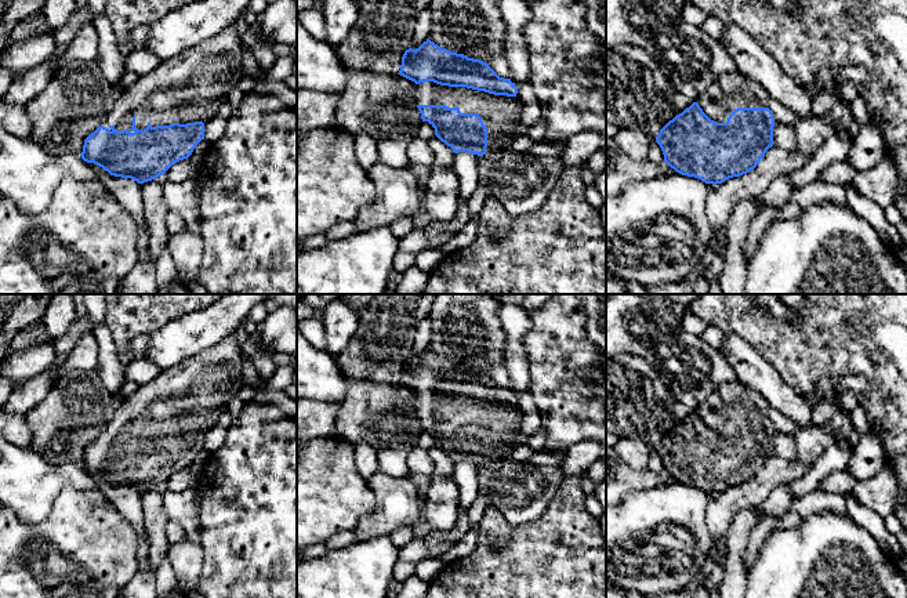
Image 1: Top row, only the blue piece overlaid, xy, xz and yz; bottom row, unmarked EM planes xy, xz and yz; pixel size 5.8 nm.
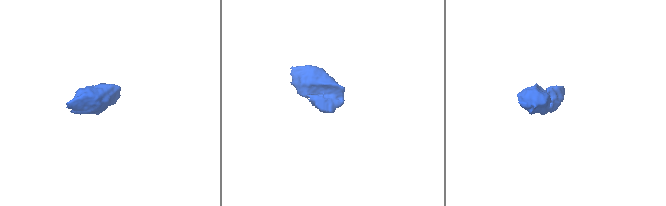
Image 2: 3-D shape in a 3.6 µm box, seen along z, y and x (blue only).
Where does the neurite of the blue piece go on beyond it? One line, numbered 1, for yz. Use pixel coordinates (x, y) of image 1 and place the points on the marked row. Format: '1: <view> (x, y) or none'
1: yz (733, 90)

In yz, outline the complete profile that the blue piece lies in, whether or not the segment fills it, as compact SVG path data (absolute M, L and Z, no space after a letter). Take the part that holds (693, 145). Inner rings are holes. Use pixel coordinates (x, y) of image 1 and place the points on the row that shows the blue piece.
M739 70L723 73L659 133L664 162L705 184L722 184L757 167L773 146L768 91Z

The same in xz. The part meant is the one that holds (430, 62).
M427 39L418 48L404 51L398 75L416 83L414 101L422 122L428 122L435 128L435 135L454 153L490 155L514 138L518 117L523 112L523 105L516 98L518 87L511 79L500 77L486 62L451 52Z

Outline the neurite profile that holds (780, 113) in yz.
M770 99L768 108L772 110L774 122L795 127L799 122L806 120L784 108L779 101Z

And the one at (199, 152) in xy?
M202 139L196 148L193 149L192 155L188 157L195 164L200 166L207 151L210 148L210 144L206 139Z

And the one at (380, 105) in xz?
M366 0L356 10L356 22L337 44L344 66L351 72L337 105L337 126L352 135L369 134L377 142L402 138L422 122L414 101L416 83L400 76L402 57L413 47L414 25L429 0Z

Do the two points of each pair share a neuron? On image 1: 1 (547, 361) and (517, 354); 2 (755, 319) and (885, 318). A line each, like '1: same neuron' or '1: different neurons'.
1: different neurons
2: same neuron

